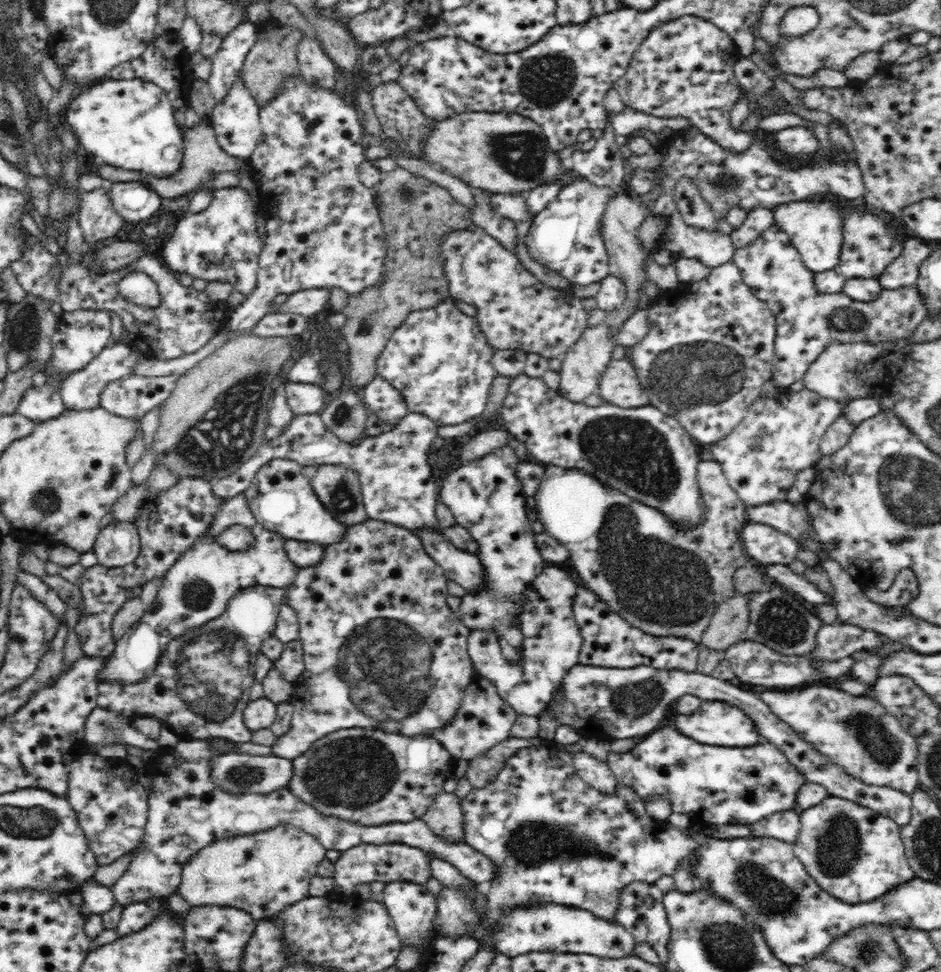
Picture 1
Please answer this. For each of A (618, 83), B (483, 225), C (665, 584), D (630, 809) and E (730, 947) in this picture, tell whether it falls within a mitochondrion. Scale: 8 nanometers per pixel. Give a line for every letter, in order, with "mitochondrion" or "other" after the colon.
A: other
B: other
C: mitochondrion
D: other
E: mitochondrion

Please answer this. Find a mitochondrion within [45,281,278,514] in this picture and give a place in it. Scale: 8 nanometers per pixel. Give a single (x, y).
(215, 442)

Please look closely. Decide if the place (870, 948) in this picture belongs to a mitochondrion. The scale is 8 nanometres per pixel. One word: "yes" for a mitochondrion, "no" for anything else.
yes

